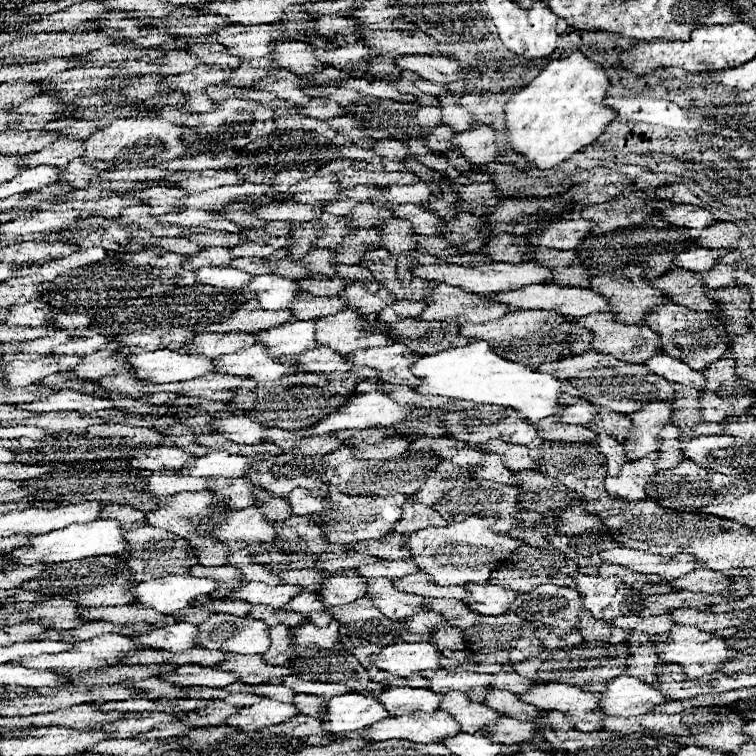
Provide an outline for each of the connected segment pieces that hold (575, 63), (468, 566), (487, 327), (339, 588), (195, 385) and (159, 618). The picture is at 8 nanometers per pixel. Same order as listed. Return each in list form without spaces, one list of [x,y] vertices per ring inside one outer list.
[[[580,51],[566,59],[552,59],[532,83],[506,103],[506,145],[534,169],[556,167],[572,153],[594,143],[602,129],[616,117],[612,109],[602,105],[606,87],[606,73]]]
[[[468,517],[464,521],[452,521],[446,527],[426,527],[408,535],[406,549],[422,573],[432,577],[436,585],[466,585],[466,583],[486,583],[490,573],[497,569],[497,550],[522,547],[524,543],[508,537],[506,533],[496,533],[492,529],[492,517]]]
[[[512,311],[490,323],[464,323],[460,325],[460,335],[466,339],[484,339],[500,357],[508,357],[510,361],[520,361],[524,365],[558,361],[592,349],[592,335],[586,329],[578,327],[568,317],[550,311]]]
[[[338,573],[332,577],[326,577],[318,593],[324,599],[324,605],[342,605],[356,601],[366,595],[366,579],[354,577],[352,573]]]
[[[208,373],[208,375],[202,375],[198,379],[178,383],[174,393],[186,395],[186,397],[202,397],[202,399],[208,399],[208,401],[228,403],[234,397],[236,385],[240,384],[240,380],[242,381],[244,378]]]
[[[122,605],[122,607],[98,607],[98,609],[86,609],[82,611],[84,621],[108,621],[108,623],[150,623],[150,625],[168,625],[174,623],[176,619],[170,615],[156,613],[154,609],[142,609],[142,607],[132,607],[132,605]]]

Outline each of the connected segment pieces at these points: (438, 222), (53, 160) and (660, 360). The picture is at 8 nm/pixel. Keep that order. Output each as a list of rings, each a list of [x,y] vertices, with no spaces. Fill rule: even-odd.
[[[412,203],[398,205],[392,209],[392,215],[410,221],[414,233],[418,235],[440,235],[442,233],[444,219],[420,205],[412,205]]]
[[[58,139],[50,143],[48,147],[28,153],[22,157],[22,167],[38,167],[38,165],[54,165],[54,167],[66,167],[72,159],[80,157],[84,153],[84,147],[80,147],[82,141],[68,141]]]
[[[658,353],[644,361],[644,365],[650,369],[650,373],[660,375],[672,383],[680,385],[690,385],[690,387],[702,387],[704,385],[704,375],[700,371],[692,371],[684,361],[676,361],[664,353]]]

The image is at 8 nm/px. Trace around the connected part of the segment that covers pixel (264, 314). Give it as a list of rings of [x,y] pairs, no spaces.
[[[244,303],[240,305],[232,317],[218,323],[200,323],[196,327],[196,335],[200,333],[230,333],[230,331],[264,331],[274,325],[282,325],[292,321],[290,311],[264,311],[256,305]]]

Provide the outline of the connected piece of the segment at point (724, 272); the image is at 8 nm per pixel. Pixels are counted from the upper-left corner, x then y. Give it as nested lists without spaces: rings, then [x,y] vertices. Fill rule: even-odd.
[[[716,263],[706,275],[704,275],[704,287],[716,289],[716,287],[728,287],[734,281],[736,263]]]

